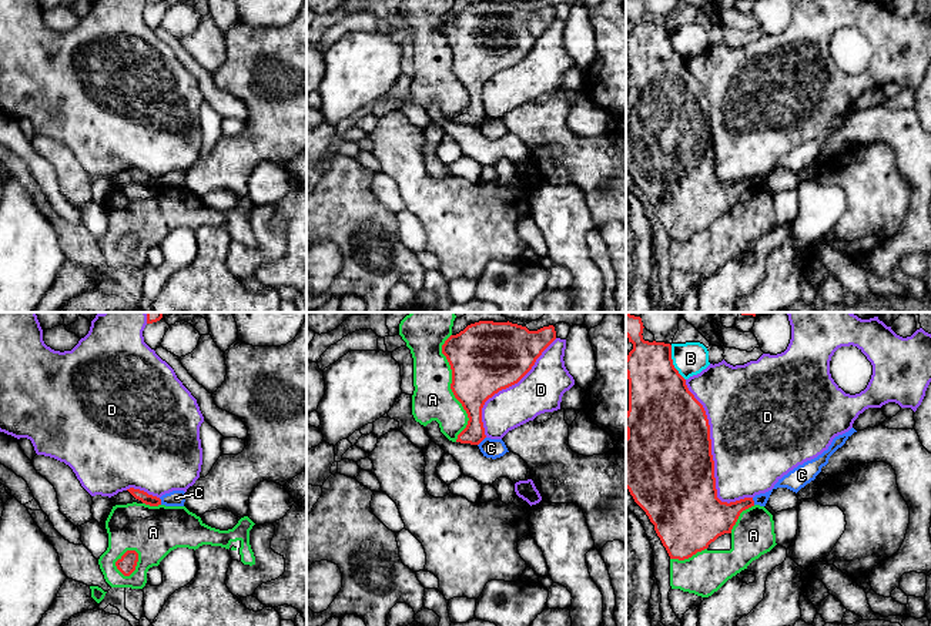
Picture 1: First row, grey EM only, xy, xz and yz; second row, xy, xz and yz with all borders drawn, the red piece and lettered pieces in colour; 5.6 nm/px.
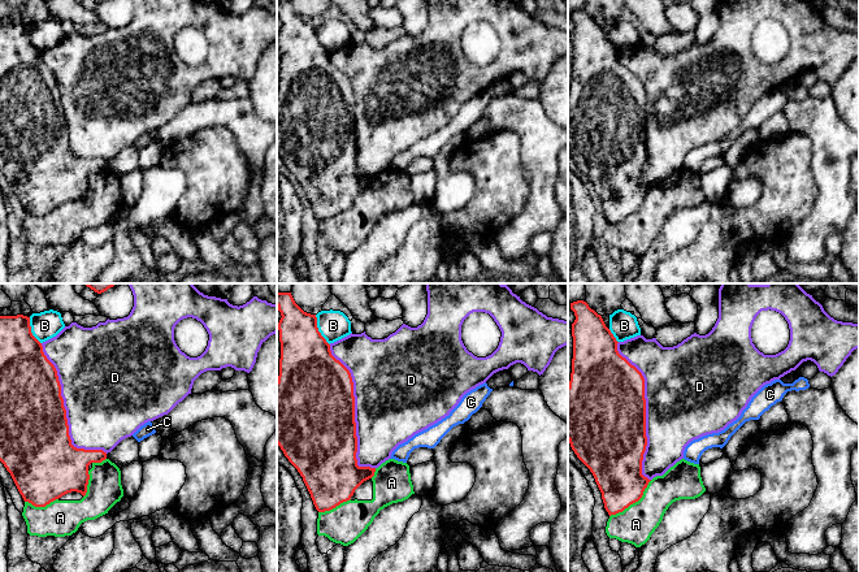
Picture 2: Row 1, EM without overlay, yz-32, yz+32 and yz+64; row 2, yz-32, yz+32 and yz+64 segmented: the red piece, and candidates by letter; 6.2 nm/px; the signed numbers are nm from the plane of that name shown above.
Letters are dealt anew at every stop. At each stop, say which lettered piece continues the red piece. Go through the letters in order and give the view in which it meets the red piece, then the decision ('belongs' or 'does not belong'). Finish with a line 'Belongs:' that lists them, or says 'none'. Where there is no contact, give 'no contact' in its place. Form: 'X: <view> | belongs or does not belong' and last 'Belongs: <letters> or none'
A: xz | does not belong
B: yz | does not belong
C: xz | does not belong
D: yz | does not belong
Belongs: none

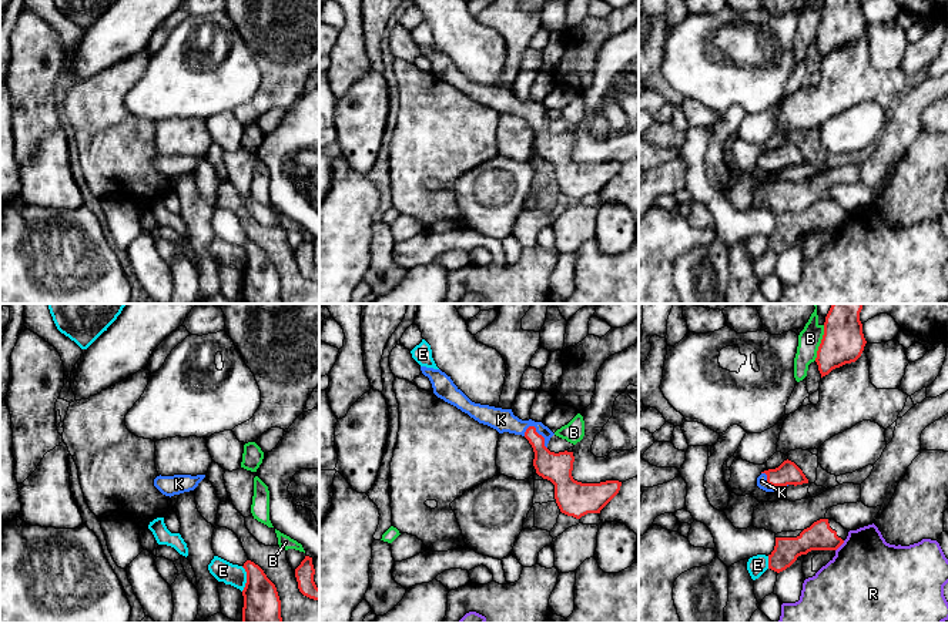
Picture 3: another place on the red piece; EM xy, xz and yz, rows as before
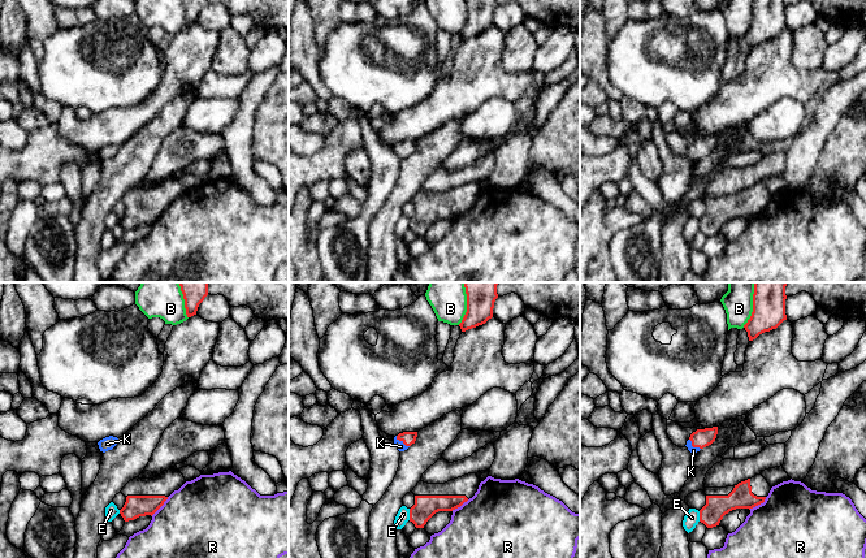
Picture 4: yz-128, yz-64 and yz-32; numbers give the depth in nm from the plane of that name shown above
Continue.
B: yz | does not belong
E: xy | does not belong
K: xz | belongs
R: yz | does not belong
Belongs: K

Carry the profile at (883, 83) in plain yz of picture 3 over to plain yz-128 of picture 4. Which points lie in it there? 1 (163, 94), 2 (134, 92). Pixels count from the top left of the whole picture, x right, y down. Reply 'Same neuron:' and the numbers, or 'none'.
Same neuron: 1

